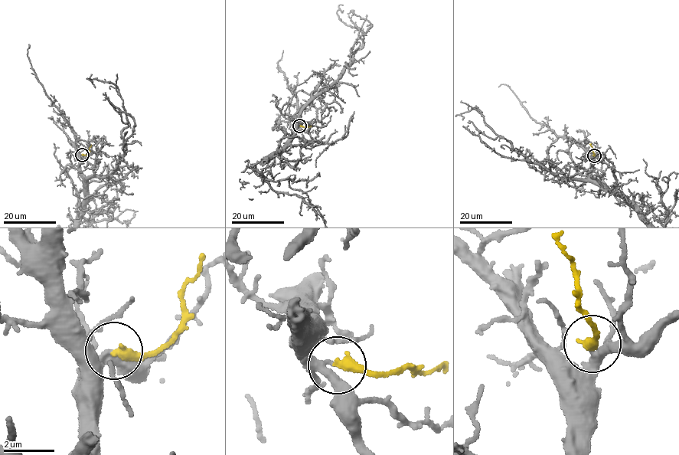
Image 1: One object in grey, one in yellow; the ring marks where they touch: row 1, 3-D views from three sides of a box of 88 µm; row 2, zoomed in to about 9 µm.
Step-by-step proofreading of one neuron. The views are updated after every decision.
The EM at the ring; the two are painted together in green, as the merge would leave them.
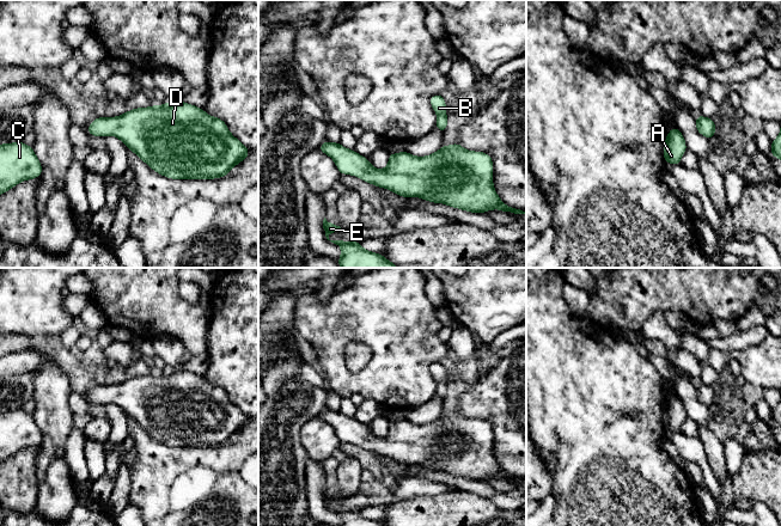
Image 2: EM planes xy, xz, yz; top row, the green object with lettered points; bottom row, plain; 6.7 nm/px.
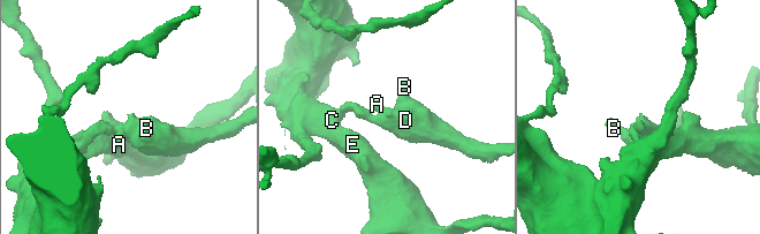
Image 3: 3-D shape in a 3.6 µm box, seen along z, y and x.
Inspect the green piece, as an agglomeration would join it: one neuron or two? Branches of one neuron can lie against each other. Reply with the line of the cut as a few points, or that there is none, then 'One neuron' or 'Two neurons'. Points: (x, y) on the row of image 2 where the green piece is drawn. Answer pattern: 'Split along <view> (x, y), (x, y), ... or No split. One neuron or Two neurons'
No split. One neuron

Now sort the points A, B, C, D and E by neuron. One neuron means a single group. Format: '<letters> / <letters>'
A B C D E

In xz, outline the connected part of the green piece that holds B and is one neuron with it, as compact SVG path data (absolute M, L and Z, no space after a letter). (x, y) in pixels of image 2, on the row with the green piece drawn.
M438 93L431 97L429 103L438 116L435 128L445 134L447 127L446 102L441 94Z

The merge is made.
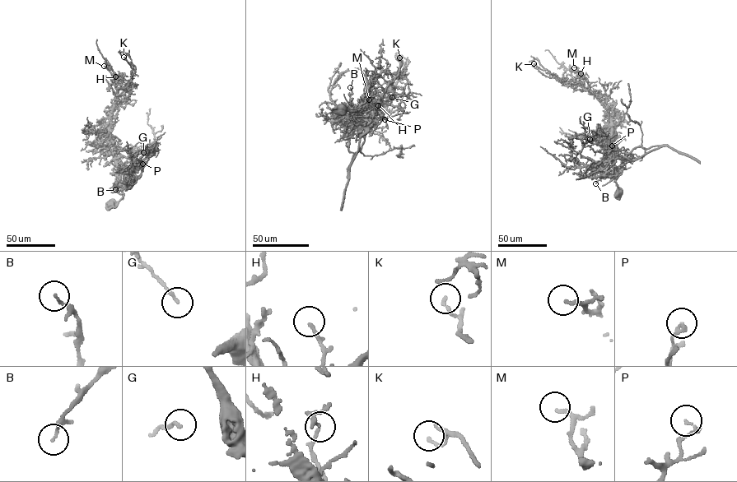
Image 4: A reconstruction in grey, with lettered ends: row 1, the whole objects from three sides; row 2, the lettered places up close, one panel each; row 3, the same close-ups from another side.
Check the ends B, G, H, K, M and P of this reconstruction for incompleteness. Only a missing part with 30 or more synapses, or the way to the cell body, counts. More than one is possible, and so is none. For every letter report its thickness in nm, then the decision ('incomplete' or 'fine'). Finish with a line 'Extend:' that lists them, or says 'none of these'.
B: 110 nm thick; fine
G: 130 nm thick; fine
H: 150 nm thick; fine
K: 150 nm thick; fine
M: 170 nm thick; fine
P: 150 nm thick; fine
Extend: none of these

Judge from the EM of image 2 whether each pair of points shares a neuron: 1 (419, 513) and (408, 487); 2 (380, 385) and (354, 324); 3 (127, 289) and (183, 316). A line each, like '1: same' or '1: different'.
1: different
2: same
3: same

